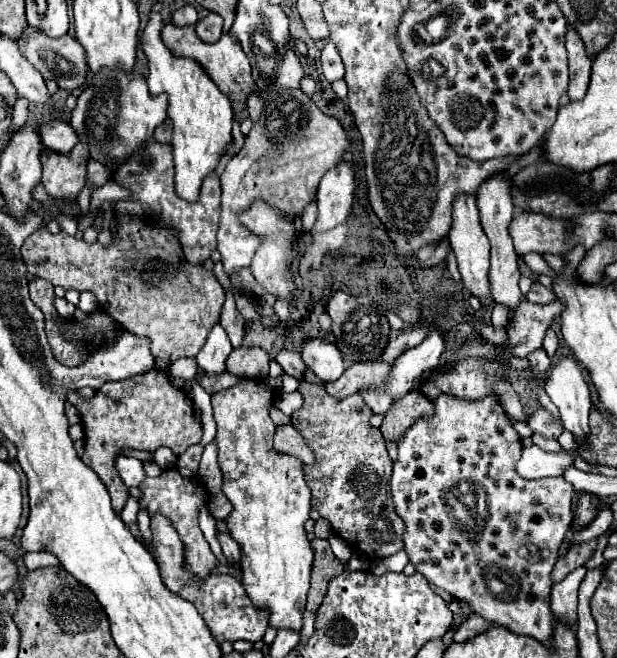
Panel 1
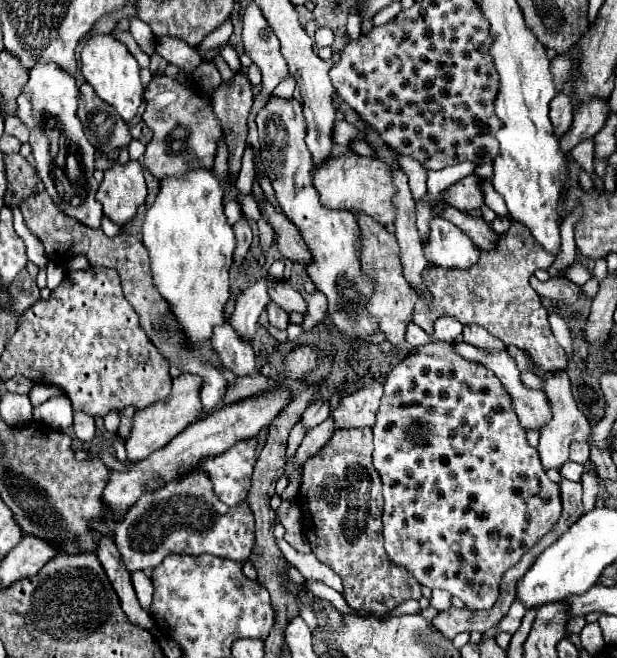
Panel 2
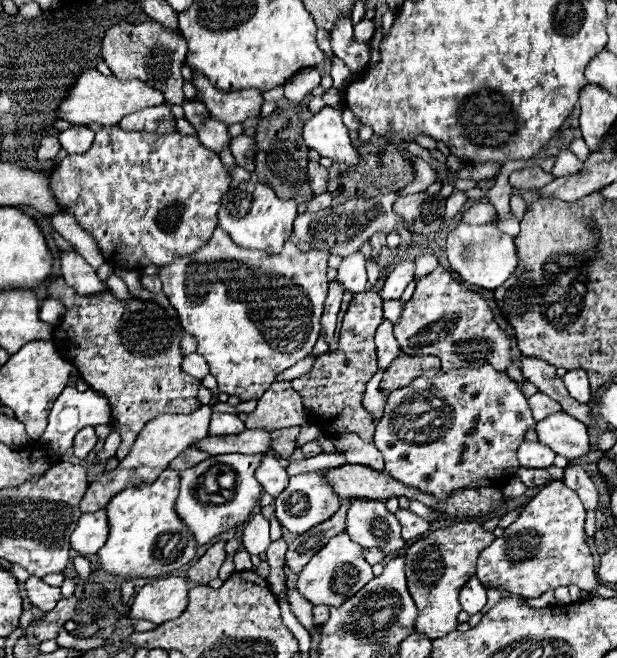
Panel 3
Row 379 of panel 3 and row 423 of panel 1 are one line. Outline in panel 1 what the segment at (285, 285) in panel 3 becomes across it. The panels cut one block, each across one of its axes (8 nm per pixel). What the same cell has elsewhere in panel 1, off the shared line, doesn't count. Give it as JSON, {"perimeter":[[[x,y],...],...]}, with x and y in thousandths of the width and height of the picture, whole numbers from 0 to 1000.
{"perimeter":[[[395,574],[376,590],[344,599],[347,638],[353,647],[350,678],[353,678],[353,705],[360,714],[360,748],[376,766],[376,778],[366,787],[370,812],[386,824],[392,839],[392,888],[408,909],[412,921],[434,924],[438,948],[444,954],[489,954],[489,924],[496,918],[496,903],[502,891],[502,869],[509,854],[509,836],[502,833],[493,793],[502,787],[506,751],[493,729],[493,705],[476,693],[447,687],[444,657],[447,644],[438,635],[438,620],[444,620],[447,593],[431,587],[428,578]]]}

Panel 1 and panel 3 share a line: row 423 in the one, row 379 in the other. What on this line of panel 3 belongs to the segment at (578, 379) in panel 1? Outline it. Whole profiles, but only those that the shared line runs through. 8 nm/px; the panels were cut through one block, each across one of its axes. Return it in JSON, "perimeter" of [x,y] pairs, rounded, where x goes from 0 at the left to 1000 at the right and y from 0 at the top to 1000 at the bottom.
{"perimeter":[[[924,562],[917,565],[917,571],[911,574],[921,596],[943,614],[950,614],[956,608],[956,587],[953,587],[953,571],[947,562]]]}

